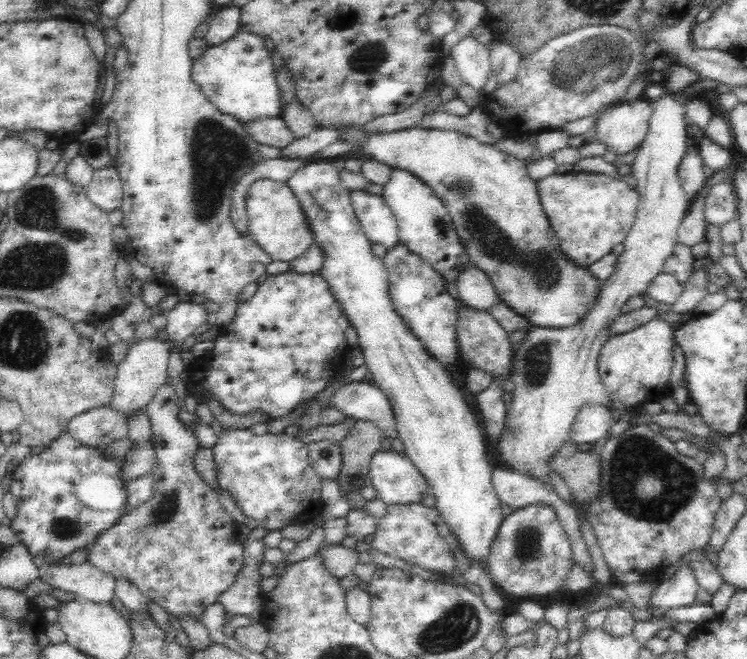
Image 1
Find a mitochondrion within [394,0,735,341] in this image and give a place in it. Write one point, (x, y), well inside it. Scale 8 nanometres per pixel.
(591, 65)

